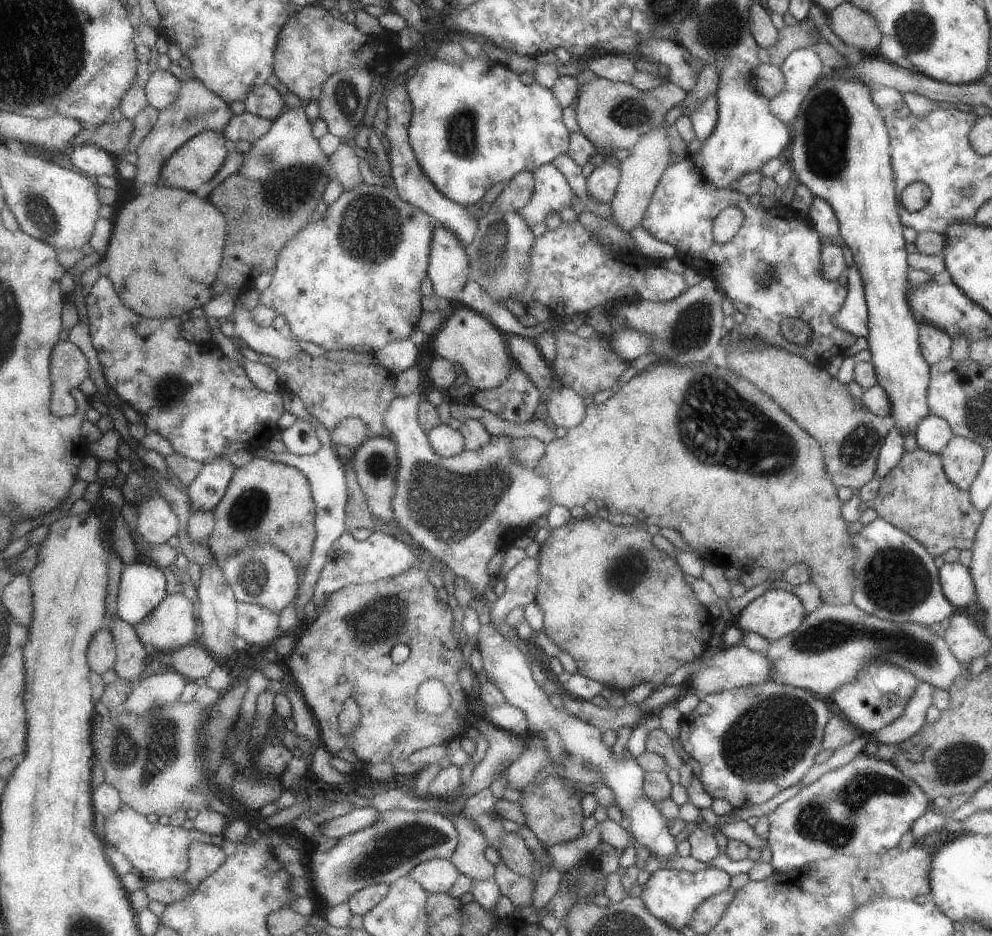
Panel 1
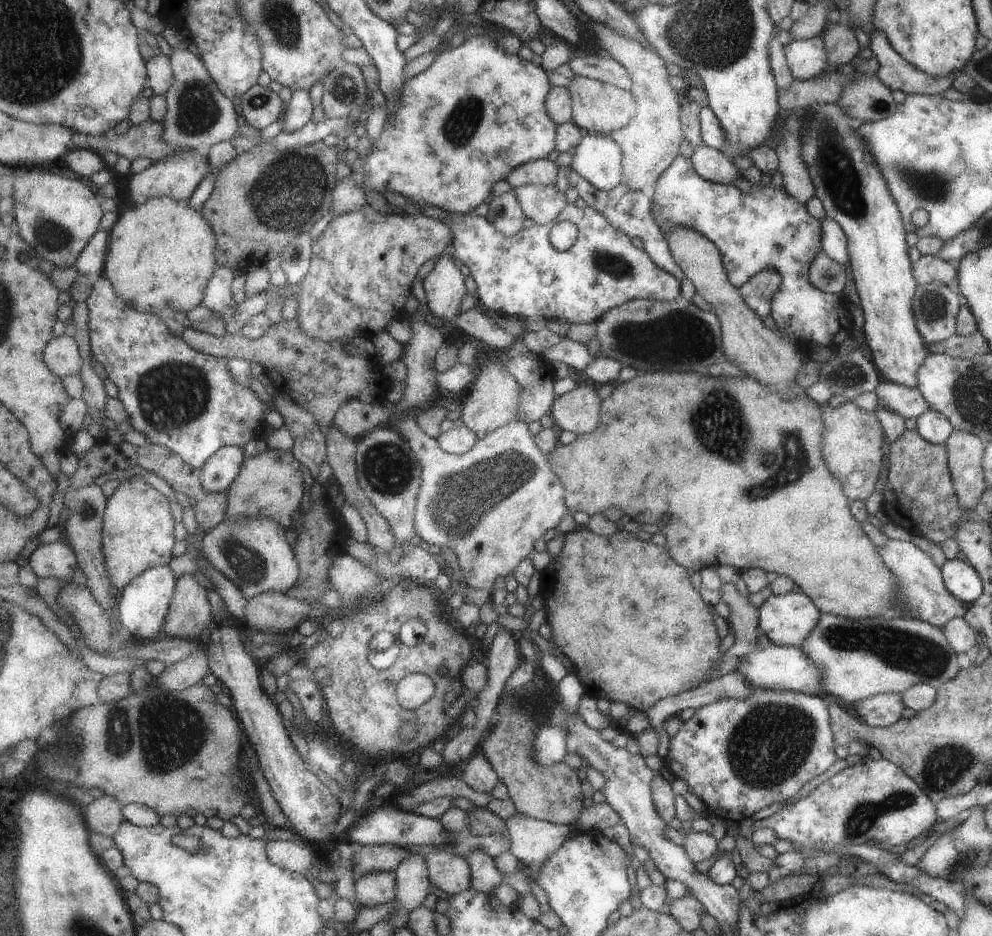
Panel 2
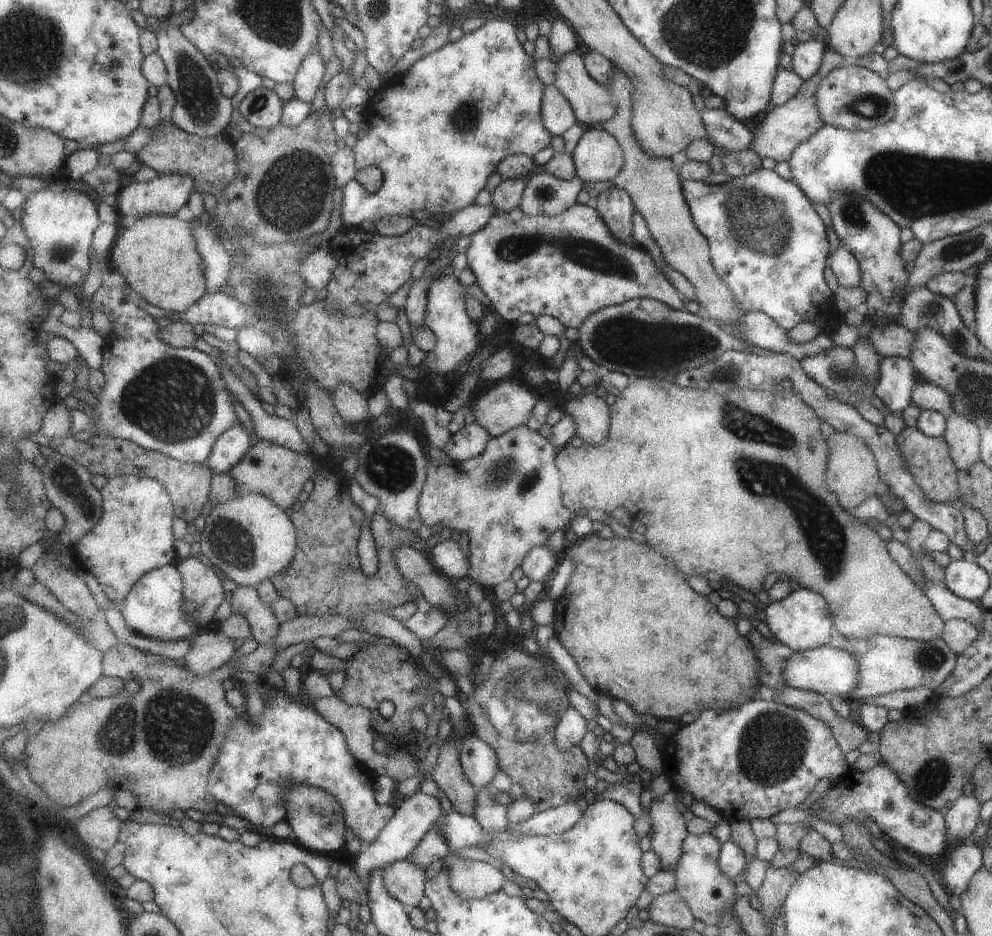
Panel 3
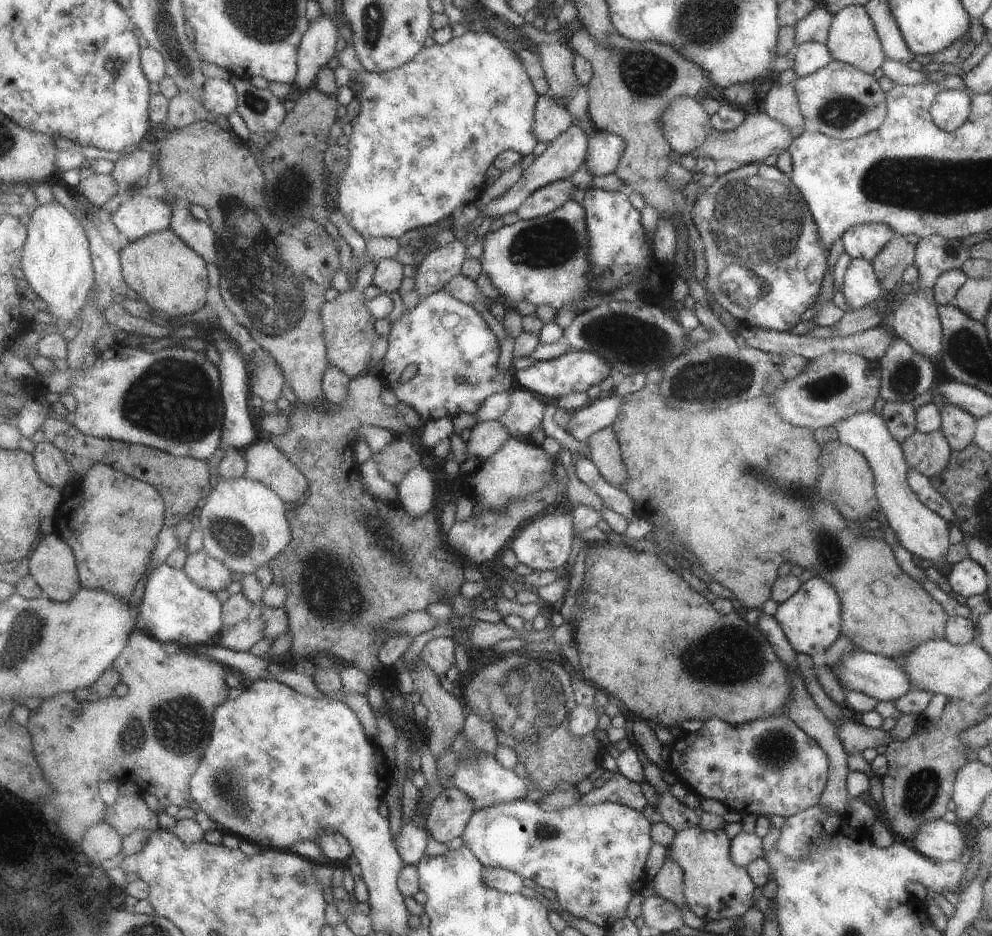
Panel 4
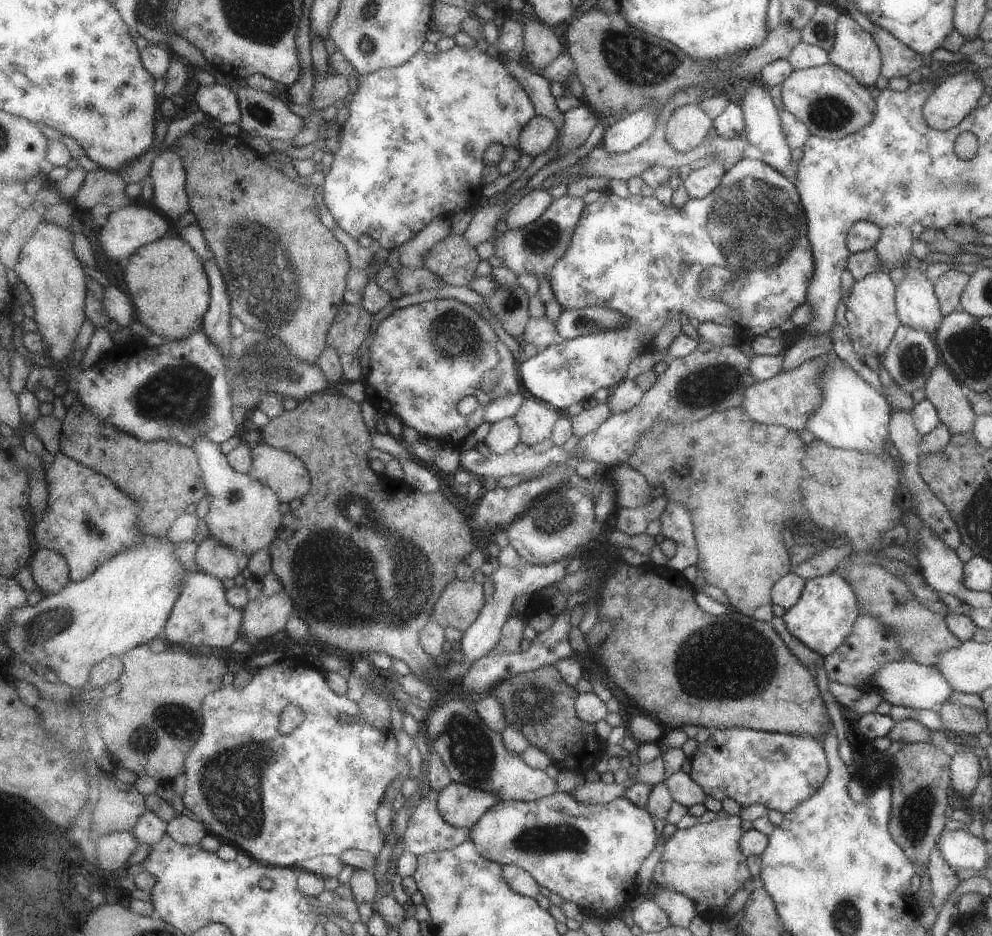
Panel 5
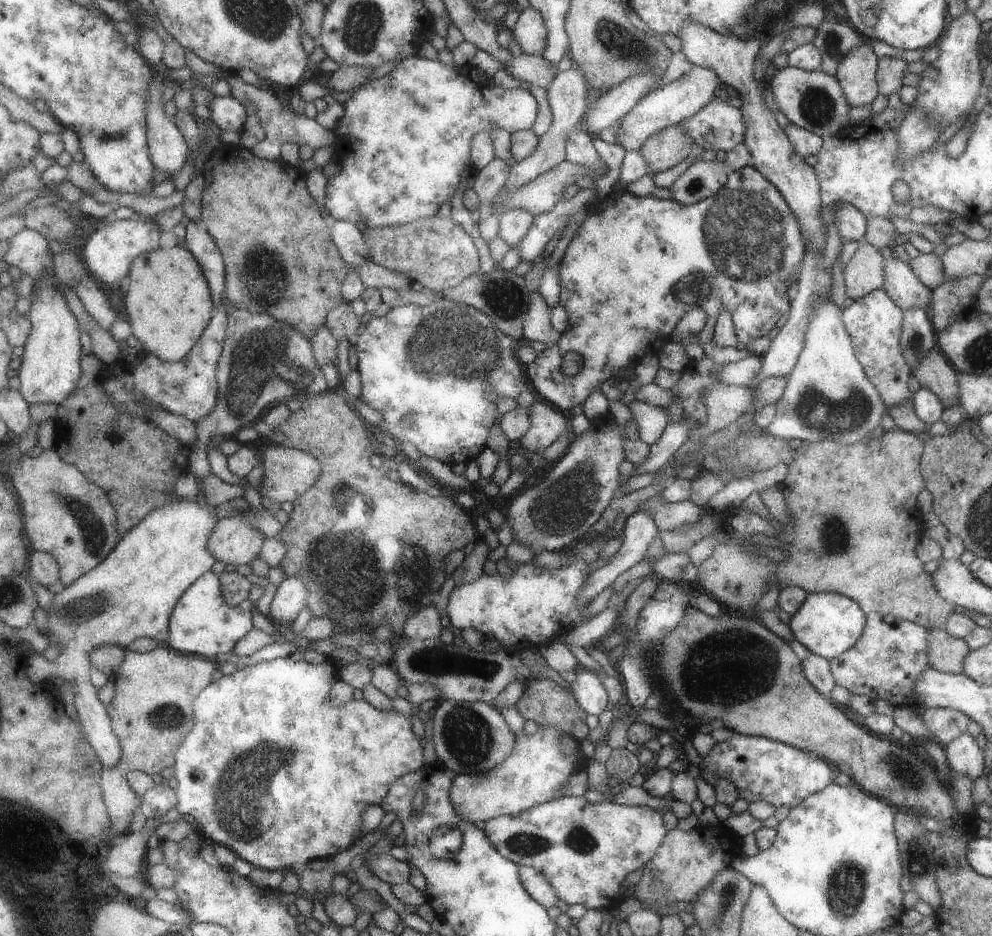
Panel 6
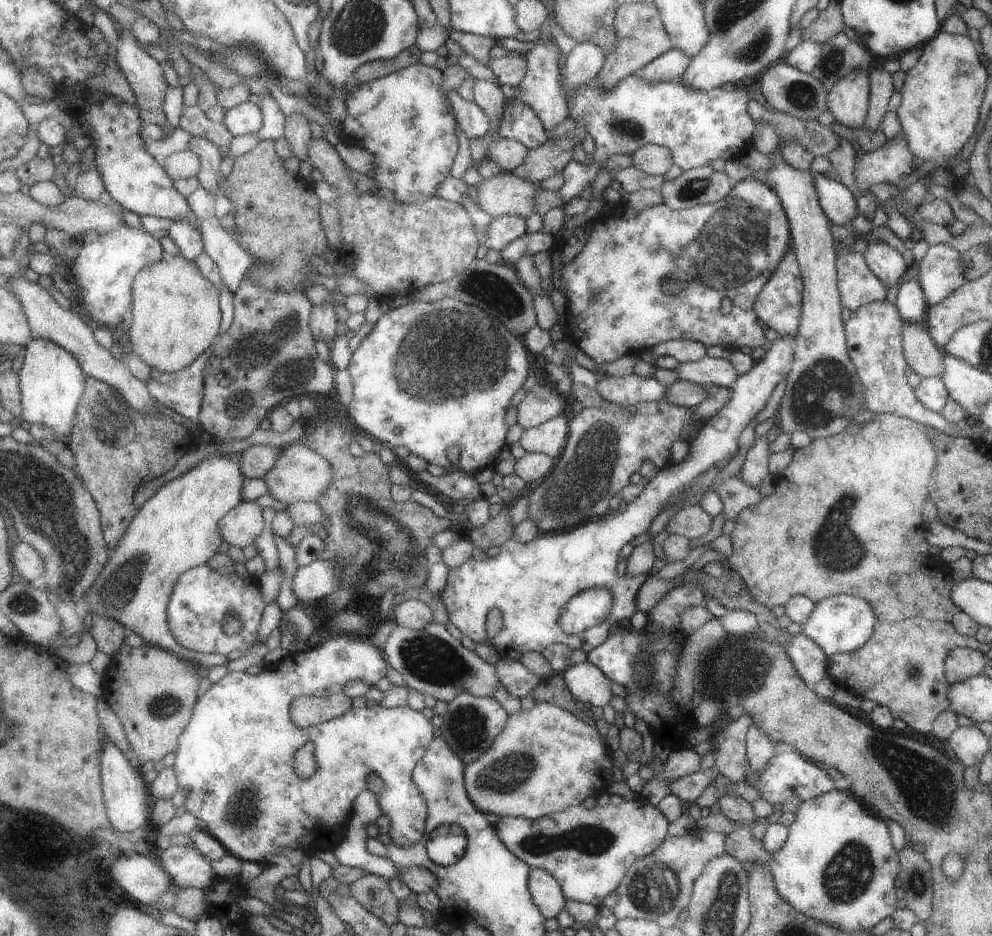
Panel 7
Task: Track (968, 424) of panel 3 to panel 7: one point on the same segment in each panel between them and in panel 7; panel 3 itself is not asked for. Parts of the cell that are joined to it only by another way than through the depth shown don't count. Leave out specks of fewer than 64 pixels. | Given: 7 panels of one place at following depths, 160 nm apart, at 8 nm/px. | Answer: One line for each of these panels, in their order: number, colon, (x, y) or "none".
4: (957, 426)
5: (947, 395)
6: (933, 372)
7: (923, 357)

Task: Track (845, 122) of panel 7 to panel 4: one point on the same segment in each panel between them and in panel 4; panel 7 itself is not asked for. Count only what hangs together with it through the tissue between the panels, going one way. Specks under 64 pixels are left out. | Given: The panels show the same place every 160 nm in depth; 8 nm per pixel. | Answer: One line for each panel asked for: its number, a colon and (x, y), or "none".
4: (851, 39)
5: (853, 49)
6: (855, 71)

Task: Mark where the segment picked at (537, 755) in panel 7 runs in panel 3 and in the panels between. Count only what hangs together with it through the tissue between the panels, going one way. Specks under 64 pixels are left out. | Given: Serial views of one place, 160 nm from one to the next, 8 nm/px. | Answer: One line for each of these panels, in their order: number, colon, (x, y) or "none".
3: (433, 847)
4: (451, 811)
5: (461, 805)
6: (537, 768)

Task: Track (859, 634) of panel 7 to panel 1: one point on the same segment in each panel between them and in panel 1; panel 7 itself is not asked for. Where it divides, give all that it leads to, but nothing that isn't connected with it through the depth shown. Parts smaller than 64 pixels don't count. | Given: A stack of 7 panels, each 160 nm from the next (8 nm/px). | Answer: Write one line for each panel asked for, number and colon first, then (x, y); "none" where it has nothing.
1: (776, 612)
2: (786, 619)
3: (800, 621)
4: (809, 619)
5: (822, 616)
6: (826, 623)

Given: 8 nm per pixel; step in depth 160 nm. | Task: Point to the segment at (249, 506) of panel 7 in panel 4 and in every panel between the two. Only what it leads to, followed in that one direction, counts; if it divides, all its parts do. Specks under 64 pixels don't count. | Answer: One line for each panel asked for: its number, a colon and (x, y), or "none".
4: (210, 573)
5: (213, 557)
6: (234, 541)

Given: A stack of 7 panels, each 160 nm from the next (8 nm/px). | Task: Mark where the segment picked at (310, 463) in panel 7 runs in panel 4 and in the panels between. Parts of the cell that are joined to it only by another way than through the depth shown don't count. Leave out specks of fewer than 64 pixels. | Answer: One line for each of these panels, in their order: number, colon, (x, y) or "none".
4: (266, 462)
5: (287, 474)
6: (288, 474)

